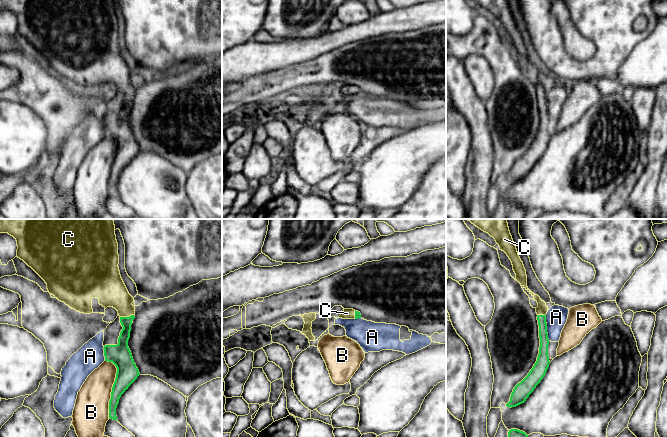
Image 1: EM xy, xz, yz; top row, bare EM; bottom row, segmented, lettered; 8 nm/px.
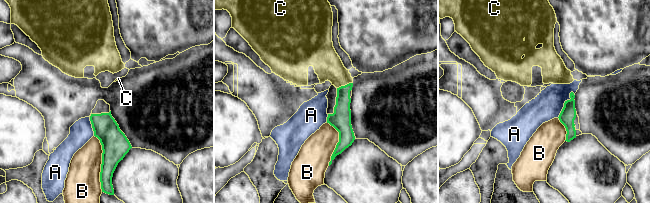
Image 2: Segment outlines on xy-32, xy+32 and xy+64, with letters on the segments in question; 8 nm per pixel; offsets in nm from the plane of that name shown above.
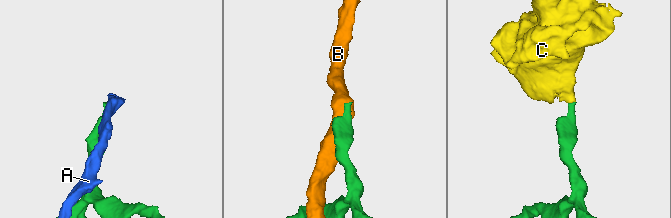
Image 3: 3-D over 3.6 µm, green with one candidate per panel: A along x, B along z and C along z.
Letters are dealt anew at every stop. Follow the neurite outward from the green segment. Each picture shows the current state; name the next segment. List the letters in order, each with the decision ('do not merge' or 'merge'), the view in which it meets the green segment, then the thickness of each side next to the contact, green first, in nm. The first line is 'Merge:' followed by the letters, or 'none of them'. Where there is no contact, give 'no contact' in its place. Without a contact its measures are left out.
Merge: C
A: do not merge; contact in yz; calibres 100 and 170 nm
B: do not merge; contact in xy; calibres 170 and 280 nm
C: merge; contact in xy; calibres 100 and 240 nm

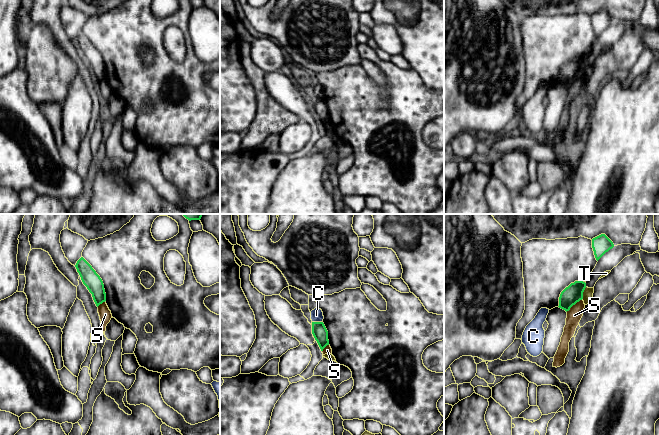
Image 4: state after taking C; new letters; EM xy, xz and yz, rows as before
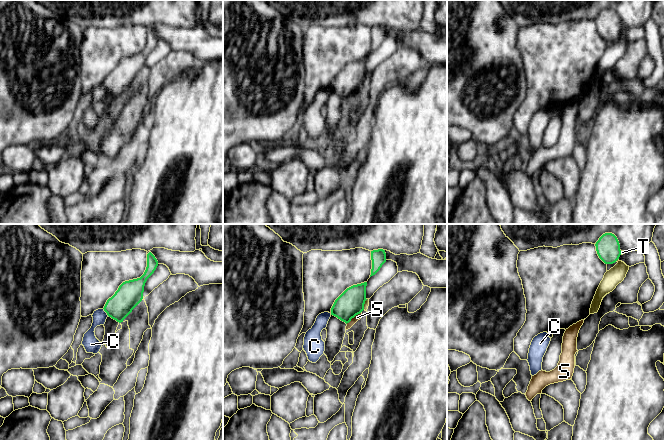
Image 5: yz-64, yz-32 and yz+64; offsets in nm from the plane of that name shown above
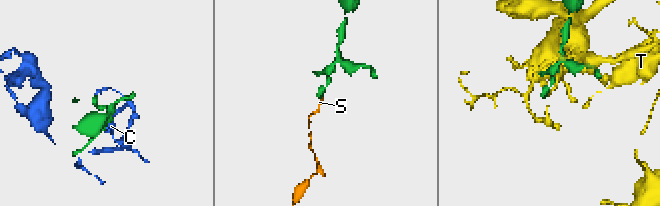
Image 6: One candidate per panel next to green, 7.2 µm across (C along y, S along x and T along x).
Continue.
Merge: none of them
C: do not merge; contact in xz; calibres 120 and 100 nm
S: do not merge; contact in yz; calibres 150 and 120 nm
T: do not merge; contact in yz; calibres 150 and 80 nm

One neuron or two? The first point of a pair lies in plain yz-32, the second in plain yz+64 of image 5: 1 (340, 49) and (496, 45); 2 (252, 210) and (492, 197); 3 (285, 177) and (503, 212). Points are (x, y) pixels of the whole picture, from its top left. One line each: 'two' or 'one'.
1: two
2: two
3: two

